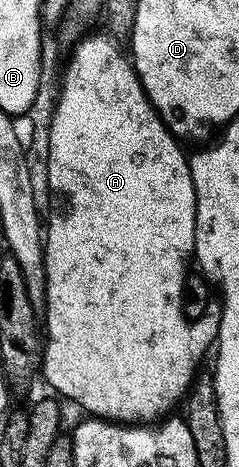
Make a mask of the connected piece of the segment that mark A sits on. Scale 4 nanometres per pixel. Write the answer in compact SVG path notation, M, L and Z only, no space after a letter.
M111 34L92 35L81 38L71 48L72 60L68 68L63 68L59 96L51 112L52 124L48 127L48 187L52 190L52 212L46 215L44 235L44 268L48 286L48 340L42 343L42 379L53 387L57 396L69 399L80 407L85 407L89 416L110 419L114 423L148 425L167 416L172 406L179 404L187 396L193 379L198 374L196 366L204 354L213 350L218 339L215 322L207 329L193 327L182 309L184 276L189 270L187 259L193 258L196 249L196 194L194 181L188 168L189 156L180 148L181 140L173 135L165 125L156 106L148 100L140 76L129 56L119 47Z

